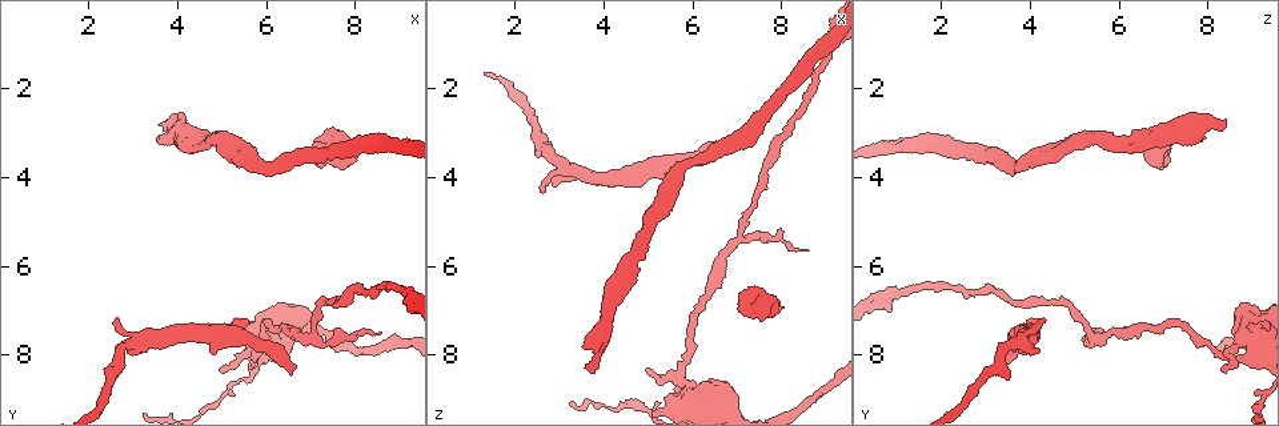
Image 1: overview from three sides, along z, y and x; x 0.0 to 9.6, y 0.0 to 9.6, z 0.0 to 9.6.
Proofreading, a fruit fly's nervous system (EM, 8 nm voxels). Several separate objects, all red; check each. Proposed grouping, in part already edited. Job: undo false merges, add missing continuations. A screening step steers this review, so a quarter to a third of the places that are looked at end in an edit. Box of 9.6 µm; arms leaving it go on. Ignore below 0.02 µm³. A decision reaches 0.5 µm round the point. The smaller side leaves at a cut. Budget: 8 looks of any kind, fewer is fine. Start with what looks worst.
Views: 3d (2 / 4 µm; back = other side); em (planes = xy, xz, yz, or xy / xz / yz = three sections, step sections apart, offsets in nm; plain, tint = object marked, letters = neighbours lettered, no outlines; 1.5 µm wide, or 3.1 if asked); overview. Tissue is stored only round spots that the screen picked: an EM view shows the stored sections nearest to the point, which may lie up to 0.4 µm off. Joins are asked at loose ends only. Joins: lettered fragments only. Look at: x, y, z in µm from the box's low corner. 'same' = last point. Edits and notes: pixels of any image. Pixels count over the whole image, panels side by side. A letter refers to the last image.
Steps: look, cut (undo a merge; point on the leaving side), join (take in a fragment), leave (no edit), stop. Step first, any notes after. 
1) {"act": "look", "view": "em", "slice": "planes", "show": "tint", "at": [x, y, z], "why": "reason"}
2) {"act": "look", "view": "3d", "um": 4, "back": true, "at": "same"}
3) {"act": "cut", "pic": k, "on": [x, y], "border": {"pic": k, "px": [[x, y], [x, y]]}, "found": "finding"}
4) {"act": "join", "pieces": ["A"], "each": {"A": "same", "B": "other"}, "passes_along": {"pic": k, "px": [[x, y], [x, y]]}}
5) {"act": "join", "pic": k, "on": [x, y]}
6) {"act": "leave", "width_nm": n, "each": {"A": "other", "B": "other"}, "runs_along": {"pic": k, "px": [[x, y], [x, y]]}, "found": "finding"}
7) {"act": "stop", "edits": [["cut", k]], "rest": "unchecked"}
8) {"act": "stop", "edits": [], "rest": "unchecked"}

{"act": "look", "view": "em", "slice": "planes", "show": "letters", "at": [6.60, 8.45, 3.15], "why": "an open end"}

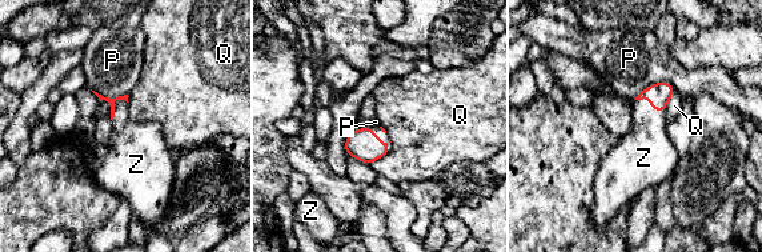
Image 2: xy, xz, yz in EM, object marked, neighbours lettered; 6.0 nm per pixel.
{"act": "join", "pieces": ["Z"], "longest_contact_nm": ["P", 260], "each": {"P": "other", "Q": "other", "Z": "same"}, "found": "it goes on there"}

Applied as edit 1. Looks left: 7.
{"act": "look", "view": "overview", "why": "redraw"}

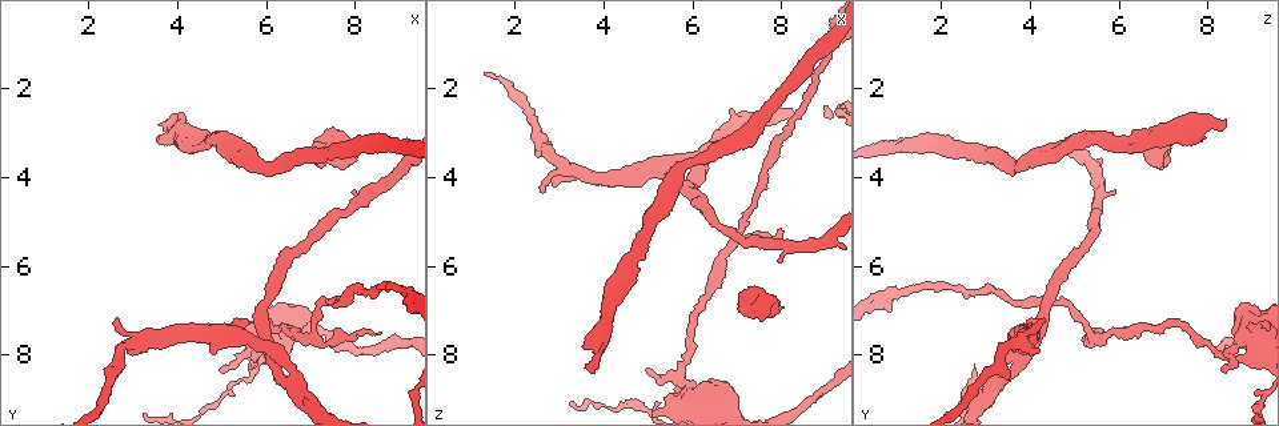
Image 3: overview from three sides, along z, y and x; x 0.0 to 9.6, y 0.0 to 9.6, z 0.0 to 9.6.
{"act": "look", "view": "3d", "um": 2, "at": [3.60, 3.15, 7.90], "why": "an open end"}

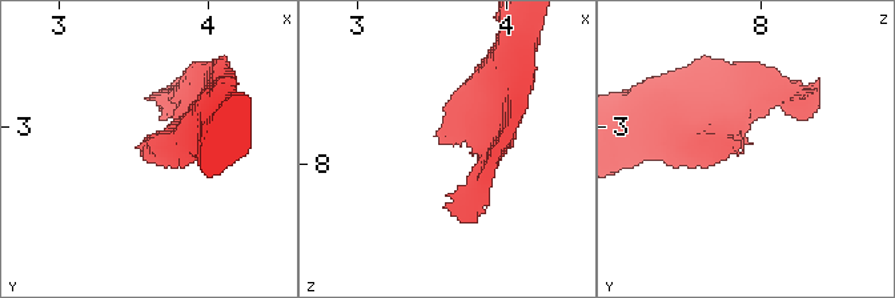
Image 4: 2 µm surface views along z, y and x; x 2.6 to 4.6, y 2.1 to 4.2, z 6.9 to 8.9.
{"act": "look", "view": "em", "slice": "planes", "show": "letters", "at": [3.60, 3.14, 7.86], "why": "need the tissue"}

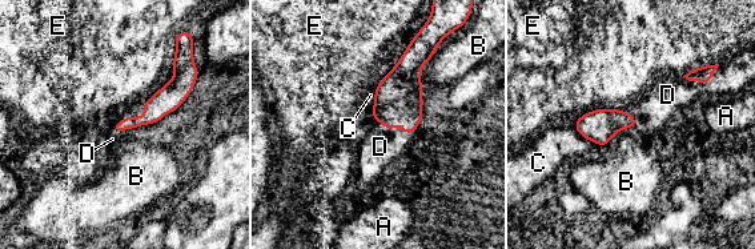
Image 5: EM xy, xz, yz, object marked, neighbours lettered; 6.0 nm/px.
{"act": "join", "pieces": ["D"], "each": {"A": "other", "B": "other", "C": "other", "D": "same", "E": "other"}, "passes_along": {"pic": 5, "px": [[169, 97], [133, 116], [112, 139]]}, "found": "the neuron continues"}

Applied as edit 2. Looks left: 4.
{"act": "look", "view": "overview", "why": "see it whole again"}

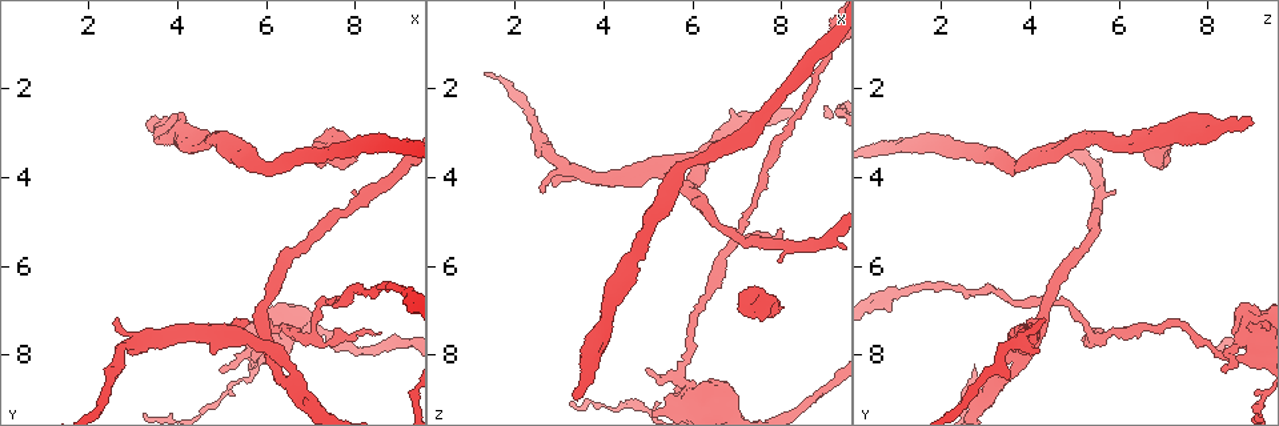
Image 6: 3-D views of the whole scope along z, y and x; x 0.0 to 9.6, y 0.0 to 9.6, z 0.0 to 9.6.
{"act": "look", "view": "em", "slice": "planes", "show": "tint", "at": [7.00, 7.10, 8.95], "why": "thick end"}

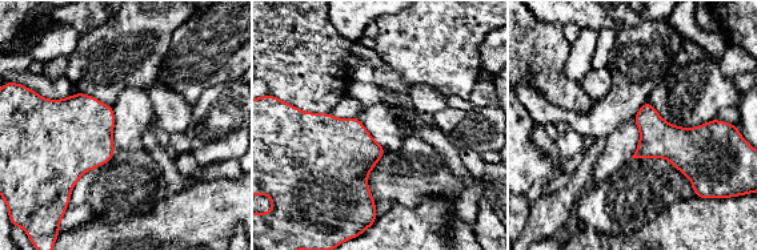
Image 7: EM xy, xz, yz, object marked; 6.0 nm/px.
{"act": "look", "view": "em", "slice": "planes", "show": "letters", "at": "same", "why": "see the neighbours"}

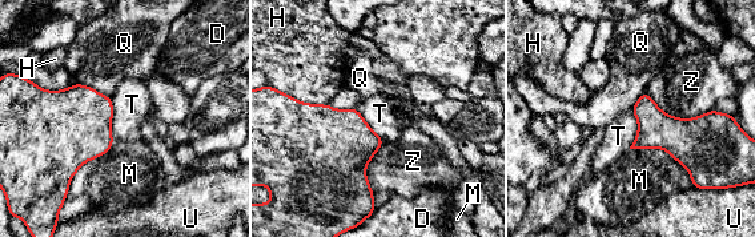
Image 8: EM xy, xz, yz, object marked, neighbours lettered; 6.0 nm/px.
{"act": "leave", "longest_contact_nm": ["M", 440], "each": {"D": "other", "H": "other", "M": "other", "Q": "other", "T": "other", "U": "other", "Z": "other"}, "border": {"pic": 8, "px": [[646, 91], [683, 119], [711, 109]]}, "found": "no lettered fragment goes on from it"}

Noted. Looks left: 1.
{"act": "stop", "edits": [["join", 2], ["join", 5]], "rest": "unchecked"}

